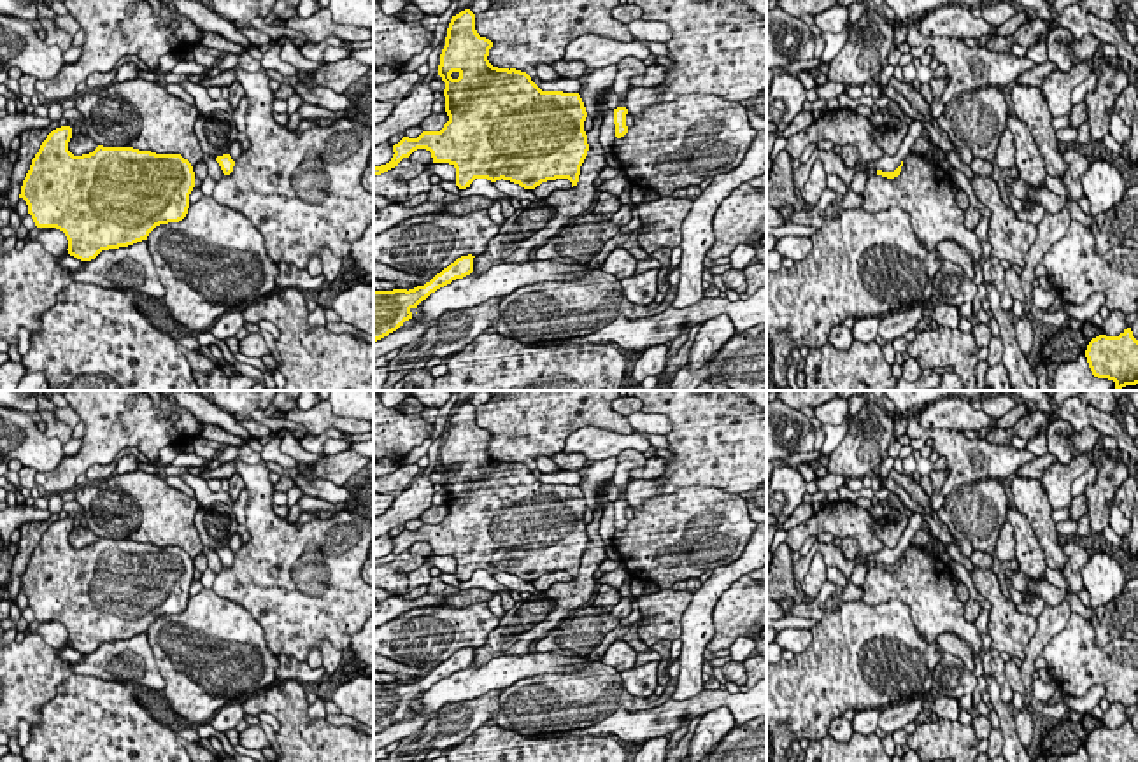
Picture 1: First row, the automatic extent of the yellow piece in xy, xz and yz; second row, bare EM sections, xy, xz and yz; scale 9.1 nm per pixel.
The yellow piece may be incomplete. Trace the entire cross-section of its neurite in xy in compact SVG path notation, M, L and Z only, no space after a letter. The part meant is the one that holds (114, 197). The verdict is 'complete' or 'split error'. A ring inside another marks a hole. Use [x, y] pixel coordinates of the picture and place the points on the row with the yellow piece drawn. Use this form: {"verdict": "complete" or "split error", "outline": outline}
{"verdict": "complete", "outline": "M70 126L47 135L32 159L19 194L37 228L56 228L65 233L70 256L91 261L102 250L147 240L156 226L186 217L195 172L181 154L98 145L89 154L74 156L68 151L70 138Z"}

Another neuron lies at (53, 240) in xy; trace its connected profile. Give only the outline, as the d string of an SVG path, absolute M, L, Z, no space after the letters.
M33 228L28 231L28 238L39 242L54 258L68 254L68 240L63 231L56 228Z

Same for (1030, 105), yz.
M1014 82L1010 86L1010 98L1014 103L1015 117L1021 119L1043 158L1047 175L1063 177L1066 173L1066 161L1063 159L1064 145L1056 135L1052 126L1054 116L1050 114L1042 89Z

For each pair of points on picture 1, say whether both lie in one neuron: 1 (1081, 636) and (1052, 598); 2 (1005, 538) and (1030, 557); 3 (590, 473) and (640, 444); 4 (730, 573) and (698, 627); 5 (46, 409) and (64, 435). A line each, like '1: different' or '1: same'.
1: different
2: different
3: different
4: same
5: same

